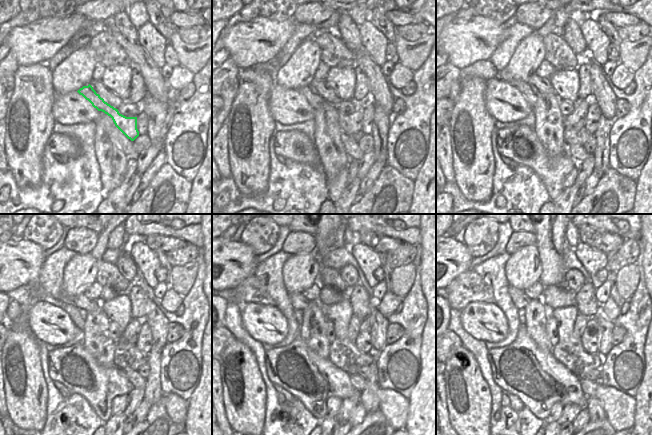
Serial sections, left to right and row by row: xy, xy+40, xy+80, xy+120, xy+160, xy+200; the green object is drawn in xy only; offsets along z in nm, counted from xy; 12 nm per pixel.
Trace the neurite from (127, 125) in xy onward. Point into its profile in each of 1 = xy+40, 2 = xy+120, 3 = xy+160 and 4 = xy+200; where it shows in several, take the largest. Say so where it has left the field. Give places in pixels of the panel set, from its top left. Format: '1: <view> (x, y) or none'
1: xy+40 (350, 124)
2: xy+120 (37, 290)
3: xy+160 (252, 289)
4: xy+200 (468, 287)

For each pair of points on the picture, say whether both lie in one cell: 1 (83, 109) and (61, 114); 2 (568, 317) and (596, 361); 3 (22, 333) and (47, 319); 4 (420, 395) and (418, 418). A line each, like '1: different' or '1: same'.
1: same
2: same
3: different
4: same

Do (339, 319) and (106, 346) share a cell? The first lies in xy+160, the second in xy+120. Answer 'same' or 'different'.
different

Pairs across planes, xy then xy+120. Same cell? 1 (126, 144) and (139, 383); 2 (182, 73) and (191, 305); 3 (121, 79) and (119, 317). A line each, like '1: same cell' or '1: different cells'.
1: same cell
2: different cells
3: same cell

